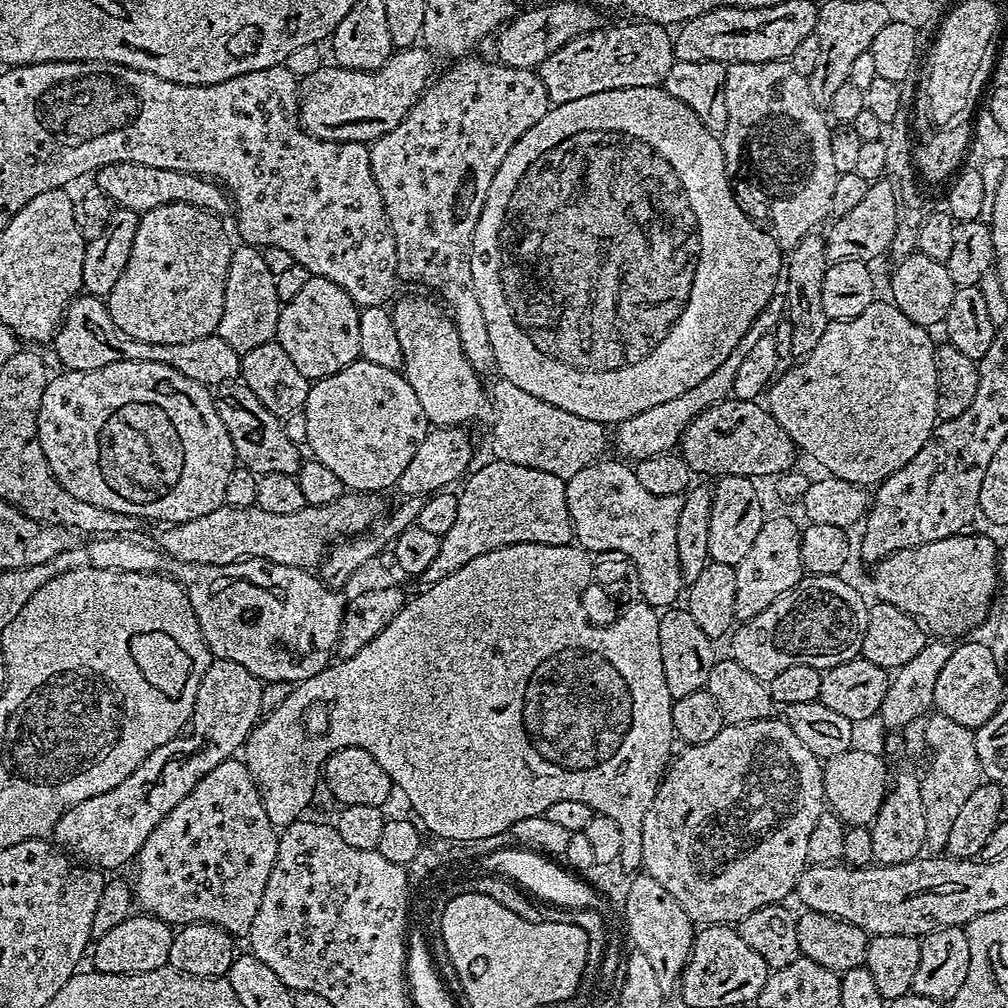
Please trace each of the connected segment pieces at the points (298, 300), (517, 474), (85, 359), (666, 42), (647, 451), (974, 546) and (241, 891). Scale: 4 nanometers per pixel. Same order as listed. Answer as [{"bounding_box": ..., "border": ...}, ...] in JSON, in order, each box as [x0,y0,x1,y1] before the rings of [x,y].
[{"bounding_box":[275,276,361,382],"border":[[[309,276],[306,287],[289,304],[281,307],[275,341],[282,346],[282,350],[286,350],[286,354],[290,354],[299,372],[306,374],[309,382],[315,382],[330,374],[338,374],[338,370],[360,359],[360,343],[358,342],[360,313],[361,309],[350,298],[350,294],[342,290],[342,286],[321,276]]]},{"bounding_box":[423,458,573,584],"border":[[[495,458],[489,461],[489,464],[482,465],[480,469],[477,467],[463,481],[464,489],[459,489],[458,519],[455,520],[454,526],[450,526],[450,530],[446,530],[446,534],[440,537],[438,558],[434,558],[430,566],[426,566],[423,579],[428,584],[437,584],[442,582],[442,578],[450,578],[454,570],[462,570],[466,562],[474,562],[474,558],[482,558],[482,554],[490,550],[515,544],[562,546],[573,543],[570,510],[566,506],[566,481],[562,477],[555,477],[554,474],[543,470],[530,469],[528,466],[518,466]]]},{"bounding_box":[54,294,301,476],"border":[[[81,294],[68,303],[68,309],[64,311],[64,321],[54,337],[55,344],[56,356],[69,372],[98,370],[101,366],[110,366],[110,362],[145,360],[170,366],[178,370],[178,374],[186,374],[186,378],[194,378],[194,382],[205,386],[224,384],[220,389],[215,389],[214,399],[218,414],[232,439],[237,461],[257,474],[295,476],[300,471],[301,445],[286,438],[281,417],[270,414],[270,410],[266,410],[266,406],[262,406],[262,402],[254,398],[254,390],[250,390],[242,382],[228,384],[240,375],[241,353],[236,352],[234,346],[230,346],[230,342],[226,342],[221,336],[213,334],[206,338],[194,338],[194,342],[177,344],[138,342],[130,338],[130,334],[114,326],[114,318],[110,318],[108,305],[101,297]]]},{"bounding_box":[538,20,677,105],"border":[[[648,20],[628,23],[632,24],[616,24],[613,28],[607,26],[595,28],[593,32],[566,42],[562,50],[554,50],[554,54],[550,54],[541,62],[538,71],[542,84],[546,86],[549,105],[574,102],[577,98],[590,98],[590,94],[602,94],[606,90],[658,88],[663,85],[666,74],[670,74],[670,66],[677,59],[673,33],[665,25],[651,24]]]},{"bounding_box":[614,296,785,461],"border":[[[778,296],[772,297],[771,300],[768,300],[767,306],[759,312],[758,318],[750,324],[750,328],[738,340],[738,345],[712,374],[676,398],[659,403],[658,406],[651,407],[650,410],[643,411],[642,414],[632,415],[630,419],[620,421],[615,429],[615,432],[617,431],[616,436],[614,432],[614,446],[616,442],[616,448],[621,453],[618,454],[621,457],[626,456],[625,459],[637,461],[642,458],[653,457],[654,454],[673,451],[679,445],[680,439],[691,420],[703,413],[710,405],[720,404],[731,395],[735,375],[738,374],[743,359],[747,357],[747,353],[751,351],[752,347],[755,347],[755,343],[759,339],[771,335],[775,331],[777,325],[783,320],[785,312],[785,301],[781,297],[779,299]]]},{"bounding_box":[872,534,998,638],"border":[[[972,534],[951,536],[938,542],[926,542],[922,546],[898,550],[879,561],[874,568],[876,577],[872,580],[876,587],[875,599],[890,606],[898,606],[898,610],[916,617],[929,633],[937,637],[964,638],[975,633],[972,631],[987,618],[988,611],[990,616],[994,608],[992,595],[998,585],[998,544],[988,536],[968,535]]]},{"bounding_box":[130,759,279,934],"border":[[[243,759],[222,762],[214,766],[214,770],[158,822],[150,838],[146,838],[134,861],[136,881],[133,879],[130,884],[135,907],[173,926],[213,924],[233,934],[246,934],[254,922],[254,914],[258,914],[258,906],[262,906],[262,890],[266,890],[266,882],[270,882],[279,841],[278,829],[270,822]]]}]

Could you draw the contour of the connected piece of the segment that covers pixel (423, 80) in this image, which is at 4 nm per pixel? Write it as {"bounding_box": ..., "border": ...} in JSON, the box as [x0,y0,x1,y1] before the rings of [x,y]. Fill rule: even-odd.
{"bounding_box":[298,46,437,144],"border":[[[424,46],[393,51],[381,68],[363,72],[361,68],[316,68],[299,81],[298,122],[320,140],[368,144],[382,138],[410,114],[418,98],[437,75],[433,53]]]}

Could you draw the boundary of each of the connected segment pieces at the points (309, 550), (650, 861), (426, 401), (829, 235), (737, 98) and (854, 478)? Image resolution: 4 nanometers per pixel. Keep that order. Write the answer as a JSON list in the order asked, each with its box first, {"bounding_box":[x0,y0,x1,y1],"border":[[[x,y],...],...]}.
[{"bounding_box":[154,494,378,569],"border":[[[345,494],[334,502],[317,508],[305,506],[298,514],[266,514],[266,510],[258,507],[229,508],[210,510],[210,514],[202,514],[202,518],[190,518],[190,522],[169,524],[161,527],[161,532],[154,537],[156,547],[170,554],[175,560],[187,564],[233,564],[239,560],[269,560],[282,566],[315,569],[337,542],[356,536],[371,527],[378,516],[378,511],[364,494]]]},{"bounding_box":[642,718,826,926],"border":[[[769,718],[755,720],[745,724],[728,724],[710,742],[694,744],[683,749],[685,752],[680,757],[669,763],[664,779],[660,781],[658,790],[654,794],[654,802],[650,802],[650,810],[646,810],[646,818],[642,822],[642,865],[643,871],[654,878],[666,889],[666,894],[686,910],[686,914],[697,925],[726,924],[735,926],[740,923],[746,914],[754,914],[754,910],[762,910],[762,906],[785,903],[796,890],[796,884],[805,868],[809,867],[806,846],[810,843],[810,834],[818,818],[826,810],[824,799],[824,764],[821,757],[815,756],[799,740],[798,734],[790,730],[788,721],[783,718]]]},{"bounding_box":[391,296,486,428],"border":[[[408,296],[405,300],[397,299],[391,309],[394,330],[398,333],[398,344],[402,346],[404,355],[404,376],[414,386],[414,394],[418,394],[418,402],[422,402],[422,410],[426,414],[429,425],[438,428],[455,428],[467,425],[486,404],[486,388],[480,385],[481,377],[472,369],[466,354],[462,350],[462,338],[458,338],[456,324],[451,315],[435,299],[423,300],[420,296]]]},{"bounding_box":[825,180,899,261],"border":[[[879,180],[871,183],[861,204],[844,216],[837,217],[829,232],[825,233],[825,248],[829,261],[872,259],[884,255],[891,249],[897,230],[899,201],[891,181]]]},{"bounding_box":[722,59,838,250],"border":[[[791,59],[771,60],[770,62],[742,62],[741,64],[728,65],[726,70],[726,130],[722,133],[724,165],[728,171],[728,182],[732,186],[732,195],[736,197],[736,201],[740,204],[741,210],[748,216],[748,219],[753,222],[763,222],[767,225],[781,249],[791,250],[798,242],[802,242],[802,238],[813,235],[819,229],[816,227],[824,219],[829,219],[832,199],[834,198],[834,182],[838,175],[834,166],[834,149],[830,147],[831,137],[832,128],[825,109],[816,105],[814,94],[810,94],[808,77],[798,74],[798,70],[794,70]]]},{"bounding_box":[766,298,937,486],"border":[[[878,298],[870,306],[866,306],[866,310],[862,310],[862,314],[858,314],[858,318],[831,321],[826,326],[826,334],[822,334],[822,339],[818,342],[818,346],[814,346],[814,350],[810,350],[808,356],[788,366],[793,366],[793,368],[785,367],[783,371],[777,375],[776,379],[772,381],[766,393],[766,407],[768,411],[772,413],[775,420],[782,426],[782,430],[786,430],[786,434],[790,434],[790,438],[796,444],[797,449],[799,449],[803,455],[805,452],[806,455],[813,456],[813,458],[824,467],[823,471],[827,473],[827,475],[837,476],[851,484],[875,486],[879,484],[880,481],[886,479],[890,474],[902,470],[902,466],[906,466],[906,462],[910,462],[910,458],[914,458],[914,454],[918,454],[918,450],[922,450],[922,446],[926,446],[926,442],[932,437],[932,431],[935,430],[937,426],[937,345],[935,343],[932,344],[932,335],[933,333],[929,331],[929,329],[910,322],[910,318],[906,318],[906,314],[902,314],[902,310],[898,310],[895,304],[889,302],[887,299]]]}]

